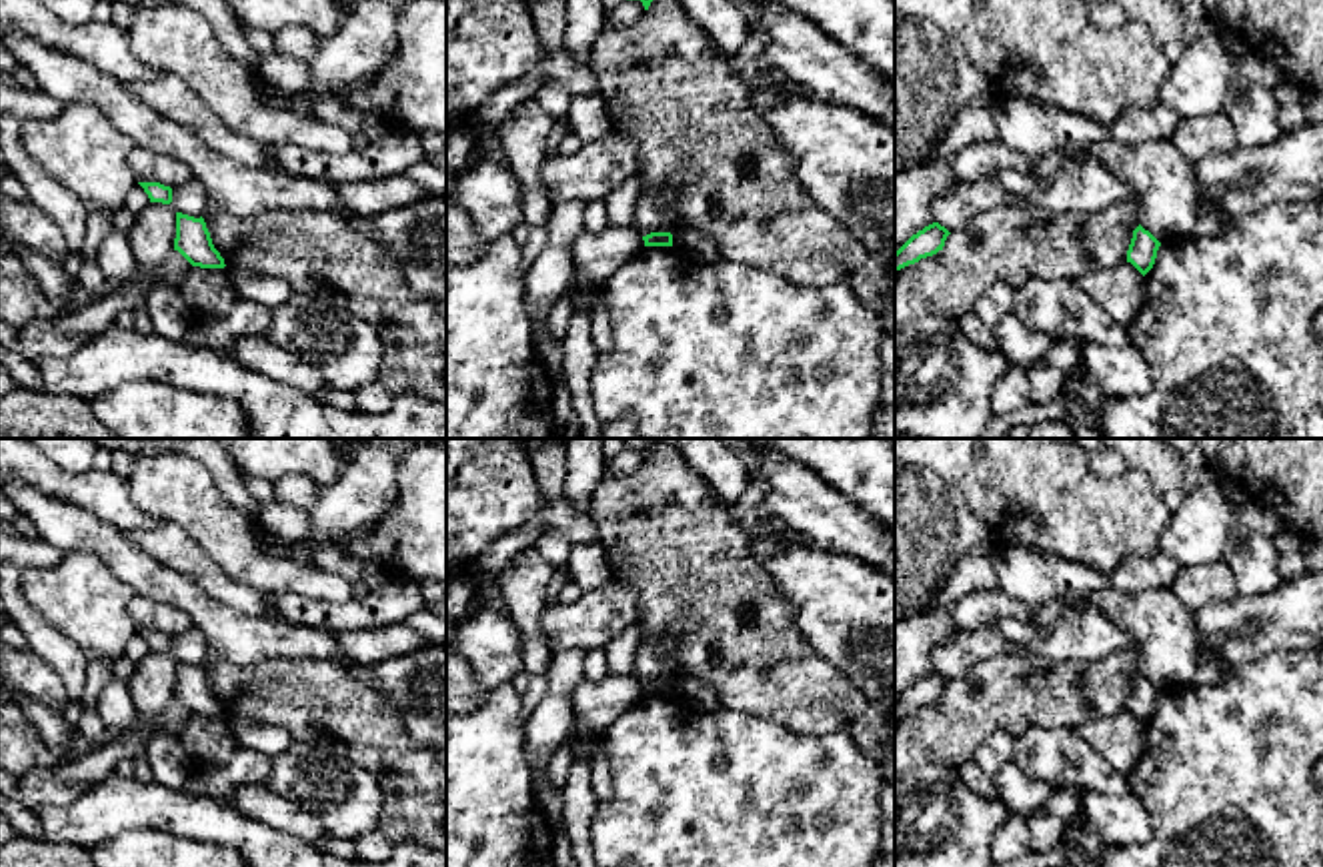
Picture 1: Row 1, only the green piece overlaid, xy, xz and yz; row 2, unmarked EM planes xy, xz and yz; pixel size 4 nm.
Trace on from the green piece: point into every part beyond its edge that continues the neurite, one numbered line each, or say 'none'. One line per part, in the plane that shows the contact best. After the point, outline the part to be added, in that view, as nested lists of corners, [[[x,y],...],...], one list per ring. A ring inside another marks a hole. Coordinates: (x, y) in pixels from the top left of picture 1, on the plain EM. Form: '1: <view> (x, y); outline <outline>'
none

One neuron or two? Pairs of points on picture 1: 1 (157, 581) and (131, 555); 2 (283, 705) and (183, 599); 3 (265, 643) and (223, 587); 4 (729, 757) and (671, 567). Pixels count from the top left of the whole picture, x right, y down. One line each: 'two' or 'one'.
1: one
2: two
3: two
4: two

